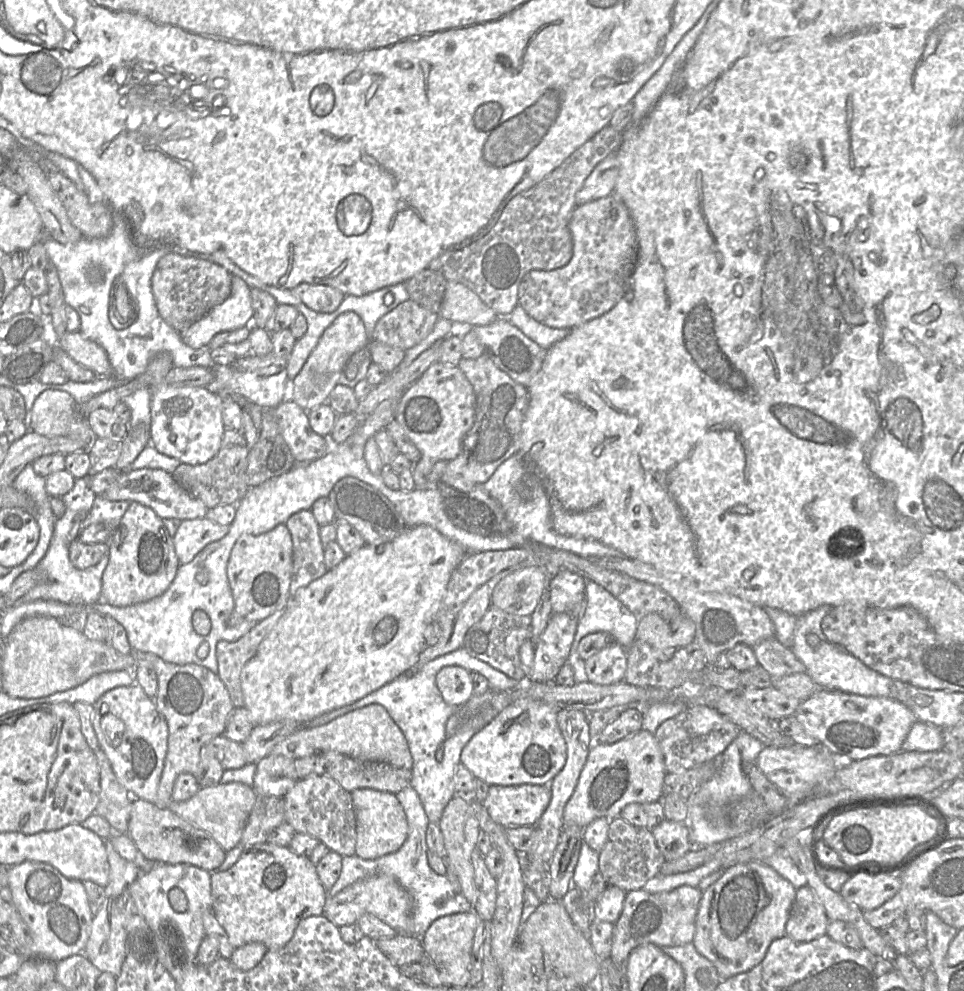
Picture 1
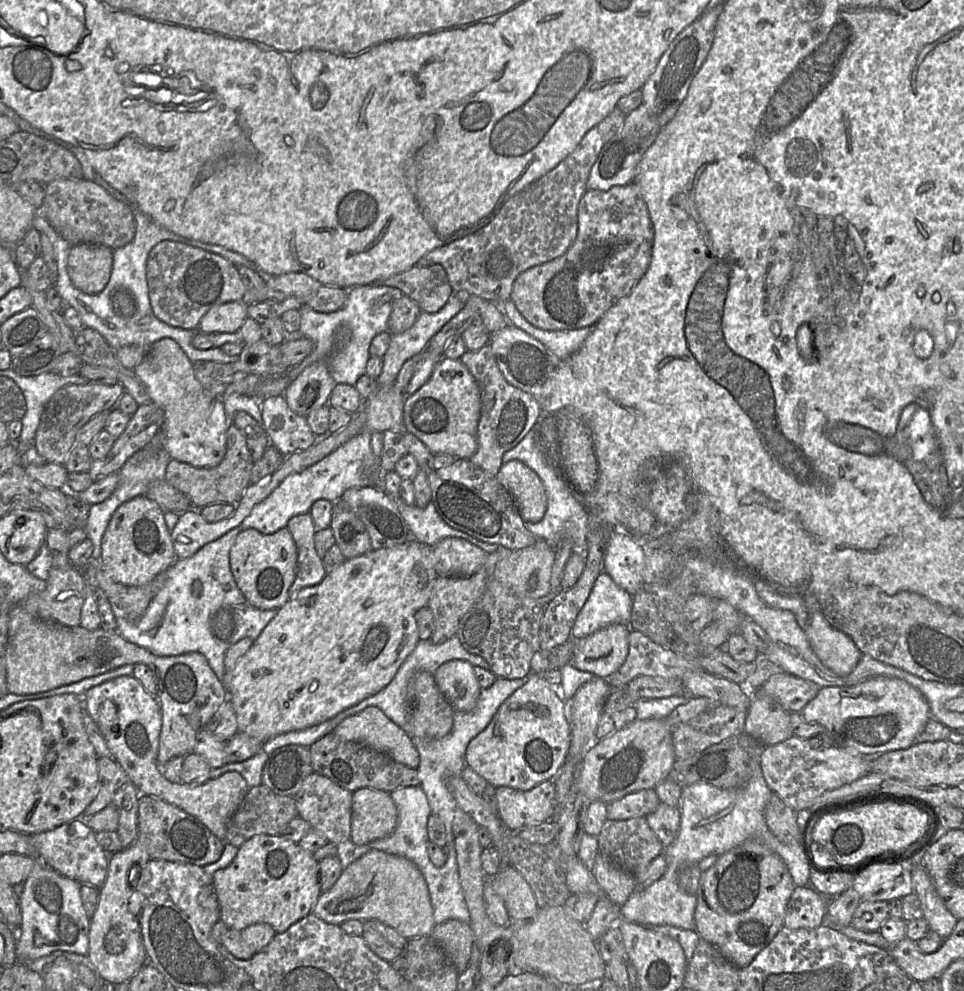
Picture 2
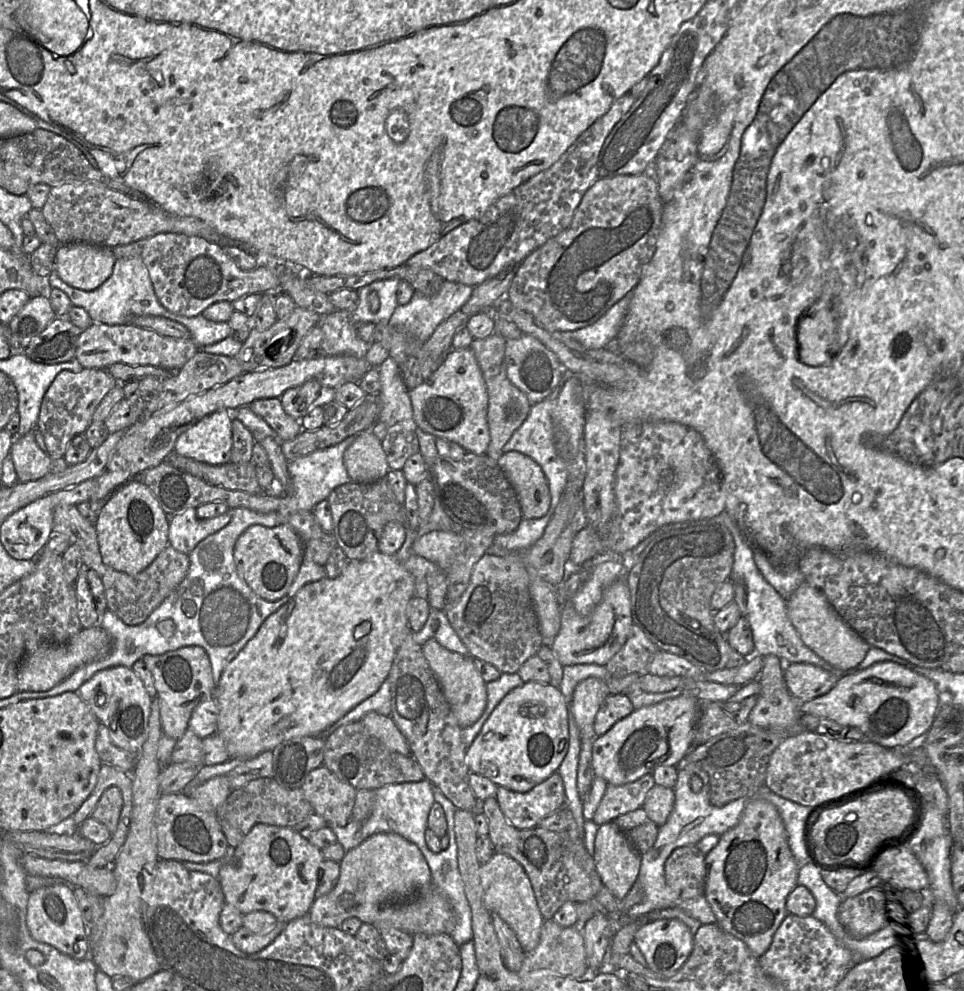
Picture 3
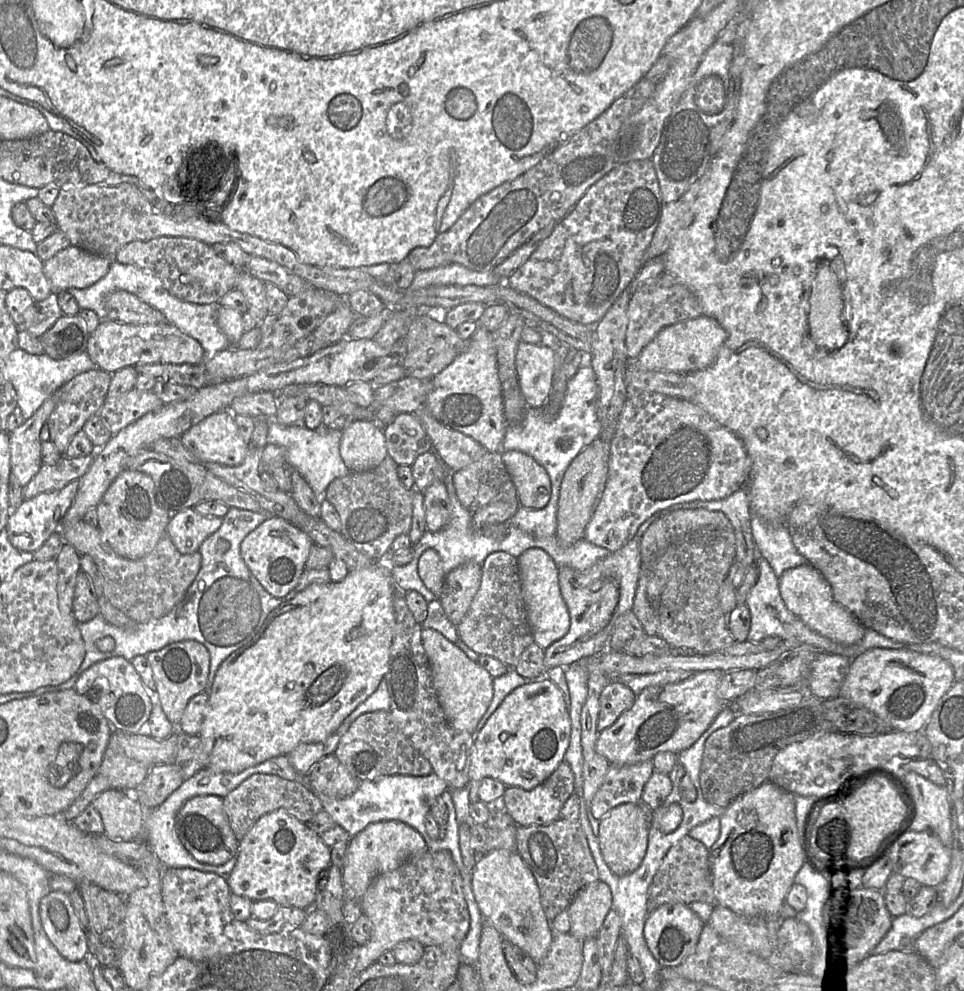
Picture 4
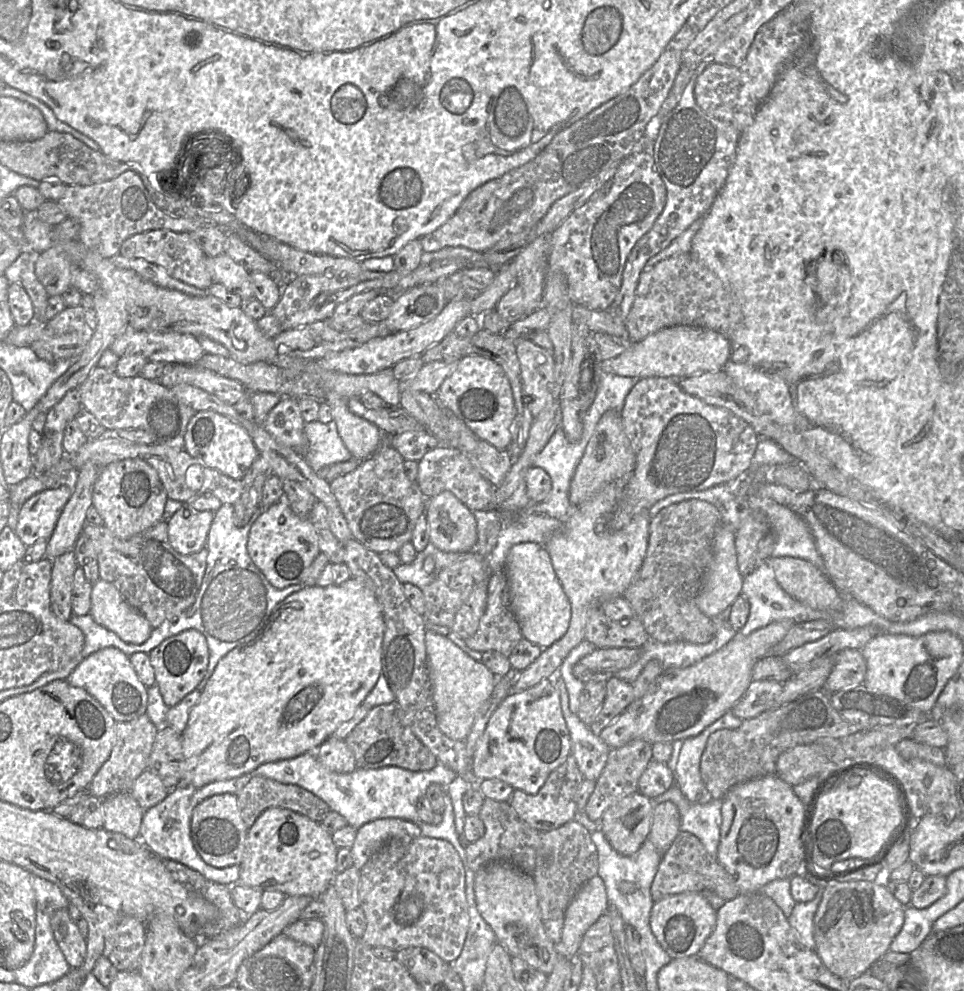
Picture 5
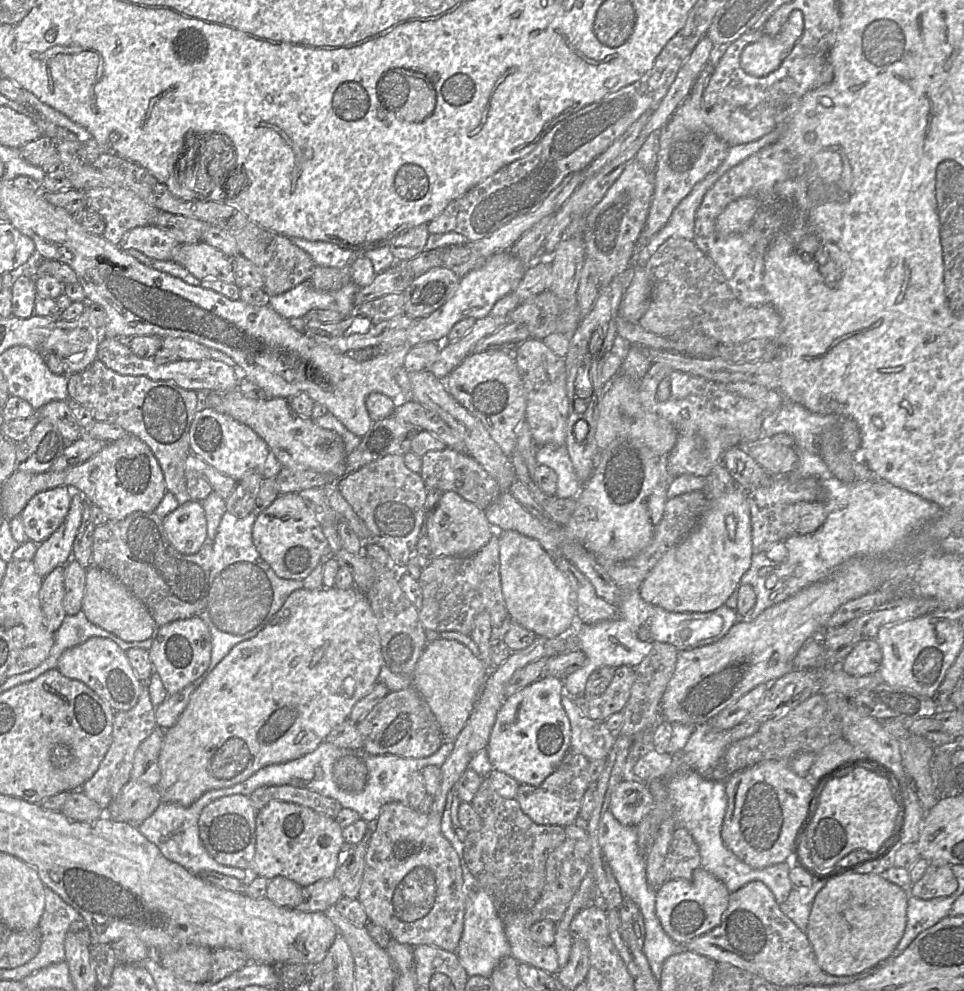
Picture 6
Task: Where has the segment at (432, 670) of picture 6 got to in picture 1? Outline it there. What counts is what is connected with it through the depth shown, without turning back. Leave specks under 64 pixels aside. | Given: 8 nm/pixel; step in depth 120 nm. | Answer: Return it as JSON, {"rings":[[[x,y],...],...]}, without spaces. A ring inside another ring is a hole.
{"rings":[[[451,665],[440,669],[436,685],[444,701],[453,707],[463,705],[474,695],[471,673],[461,666]]]}

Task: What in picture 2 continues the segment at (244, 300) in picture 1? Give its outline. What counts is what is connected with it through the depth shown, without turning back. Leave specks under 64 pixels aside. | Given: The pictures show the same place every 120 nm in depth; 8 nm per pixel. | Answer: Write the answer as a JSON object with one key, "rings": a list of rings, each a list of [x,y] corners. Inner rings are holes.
{"rings":[[[230,301],[212,307],[201,318],[198,330],[203,333],[235,332],[248,317],[248,304]]]}

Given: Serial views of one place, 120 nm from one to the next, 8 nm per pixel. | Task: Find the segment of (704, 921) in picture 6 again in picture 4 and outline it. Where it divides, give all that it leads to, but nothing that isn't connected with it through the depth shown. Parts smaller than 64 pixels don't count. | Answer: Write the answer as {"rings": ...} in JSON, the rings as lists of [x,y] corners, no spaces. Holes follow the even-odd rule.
{"rings":[[[664,904],[648,914],[644,926],[644,937],[651,953],[661,967],[673,968],[681,965],[694,951],[704,925],[705,923],[688,905]]]}

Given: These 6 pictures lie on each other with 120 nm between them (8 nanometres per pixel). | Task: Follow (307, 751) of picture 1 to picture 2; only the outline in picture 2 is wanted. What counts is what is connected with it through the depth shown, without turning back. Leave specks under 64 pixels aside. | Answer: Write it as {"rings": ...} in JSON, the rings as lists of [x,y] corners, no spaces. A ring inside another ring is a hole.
{"rings":[[[368,706],[357,714],[345,718],[332,732],[341,739],[364,743],[410,768],[416,769],[419,765],[419,754],[412,738],[376,706]]]}

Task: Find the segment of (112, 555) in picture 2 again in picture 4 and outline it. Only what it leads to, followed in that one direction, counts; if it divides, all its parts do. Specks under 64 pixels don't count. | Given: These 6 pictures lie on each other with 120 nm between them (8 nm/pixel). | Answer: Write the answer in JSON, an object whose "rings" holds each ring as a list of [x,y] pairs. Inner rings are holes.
{"rings":[[[125,469],[111,483],[96,506],[98,529],[109,547],[119,556],[137,560],[149,554],[166,533],[169,512],[157,501],[152,478],[136,470]]]}

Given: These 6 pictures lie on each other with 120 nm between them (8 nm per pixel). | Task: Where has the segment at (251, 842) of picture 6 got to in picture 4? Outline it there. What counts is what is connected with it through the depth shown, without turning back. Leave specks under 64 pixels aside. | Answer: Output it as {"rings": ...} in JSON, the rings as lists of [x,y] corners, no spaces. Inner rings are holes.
{"rings":[[[206,795],[187,800],[177,813],[175,826],[182,845],[198,862],[219,866],[237,855],[239,841],[229,826],[223,798]]]}

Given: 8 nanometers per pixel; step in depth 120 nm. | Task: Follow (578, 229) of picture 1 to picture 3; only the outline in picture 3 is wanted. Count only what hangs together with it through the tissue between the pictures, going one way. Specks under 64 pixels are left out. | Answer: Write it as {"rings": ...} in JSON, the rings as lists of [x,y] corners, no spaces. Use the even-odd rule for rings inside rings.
{"rings":[[[649,173],[638,175],[618,175],[599,178],[583,195],[576,208],[570,225],[551,237],[543,245],[532,251],[517,267],[515,275],[509,285],[506,298],[520,310],[530,314],[533,319],[550,331],[573,331],[593,324],[603,316],[612,305],[622,299],[629,291],[633,291],[642,274],[643,268],[651,260],[655,249],[662,221],[663,203],[658,193],[656,179]]]}

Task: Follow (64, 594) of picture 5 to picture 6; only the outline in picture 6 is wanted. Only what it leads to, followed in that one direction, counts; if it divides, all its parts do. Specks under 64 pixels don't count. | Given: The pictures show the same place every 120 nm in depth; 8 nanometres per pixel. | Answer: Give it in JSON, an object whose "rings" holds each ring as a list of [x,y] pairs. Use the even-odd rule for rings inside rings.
{"rings":[[[57,566],[43,578],[39,592],[42,612],[48,629],[55,633],[61,626],[66,612],[63,607],[65,566]]]}

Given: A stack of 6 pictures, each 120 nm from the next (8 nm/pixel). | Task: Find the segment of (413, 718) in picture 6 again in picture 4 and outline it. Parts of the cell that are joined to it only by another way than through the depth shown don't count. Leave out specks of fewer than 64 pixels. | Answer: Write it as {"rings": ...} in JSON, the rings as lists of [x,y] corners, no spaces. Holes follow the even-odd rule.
{"rings":[[[390,710],[367,712],[359,716],[341,737],[333,754],[359,781],[395,774],[427,776],[433,772],[430,762],[400,731]]]}

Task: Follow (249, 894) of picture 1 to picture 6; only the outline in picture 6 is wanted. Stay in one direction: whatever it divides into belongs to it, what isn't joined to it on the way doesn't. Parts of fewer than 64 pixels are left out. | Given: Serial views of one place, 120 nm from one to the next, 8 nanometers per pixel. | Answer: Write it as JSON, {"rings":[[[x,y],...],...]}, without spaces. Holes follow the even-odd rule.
{"rings":[[[272,800],[257,811],[255,854],[248,869],[268,880],[283,876],[301,887],[332,878],[336,876],[338,854],[345,843],[342,831],[333,818],[308,807]]]}

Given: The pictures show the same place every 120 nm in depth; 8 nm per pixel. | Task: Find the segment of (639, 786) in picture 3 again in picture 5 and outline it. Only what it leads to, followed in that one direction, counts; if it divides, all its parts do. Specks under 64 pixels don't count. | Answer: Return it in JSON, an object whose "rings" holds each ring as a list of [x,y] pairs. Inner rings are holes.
{"rings":[[[634,739],[625,745],[610,750],[606,765],[596,780],[595,788],[584,808],[585,814],[595,822],[599,822],[603,813],[624,797],[638,791],[638,781],[652,760],[652,744]]]}

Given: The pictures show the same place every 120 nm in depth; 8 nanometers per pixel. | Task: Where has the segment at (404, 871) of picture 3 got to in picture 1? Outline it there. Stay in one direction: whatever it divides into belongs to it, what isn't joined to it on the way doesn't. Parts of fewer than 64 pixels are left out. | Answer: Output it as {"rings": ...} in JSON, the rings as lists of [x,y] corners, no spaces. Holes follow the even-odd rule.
{"rings":[[[374,875],[347,886],[335,896],[327,896],[323,916],[334,925],[341,927],[355,924],[364,914],[373,914],[398,934],[412,935],[412,911],[410,895],[394,878],[388,875]]]}

